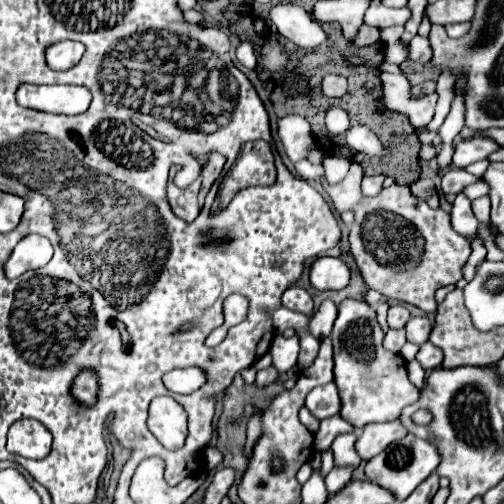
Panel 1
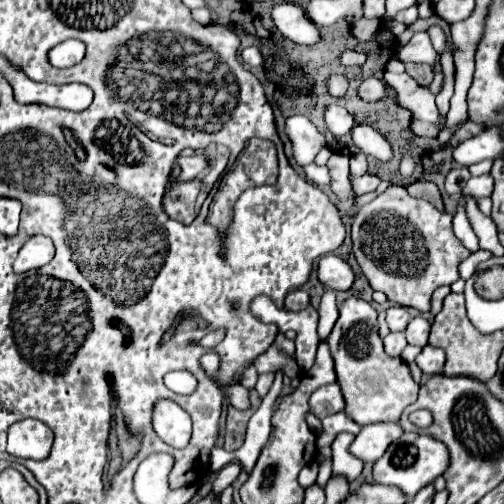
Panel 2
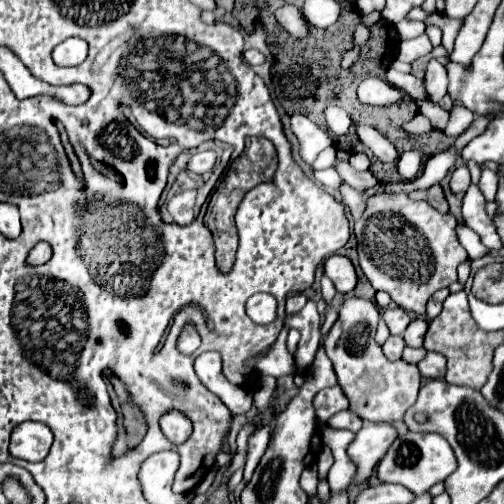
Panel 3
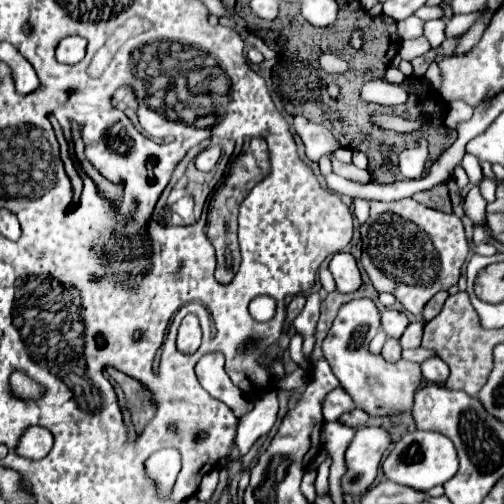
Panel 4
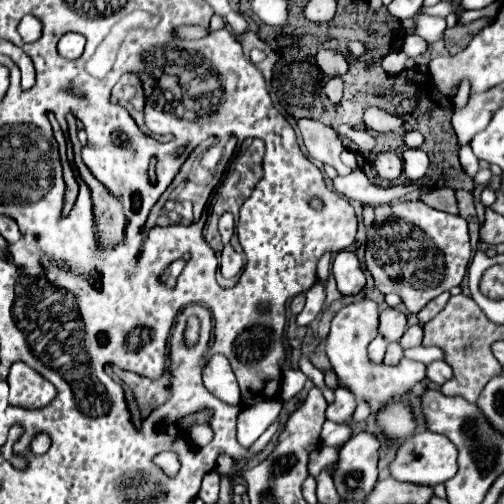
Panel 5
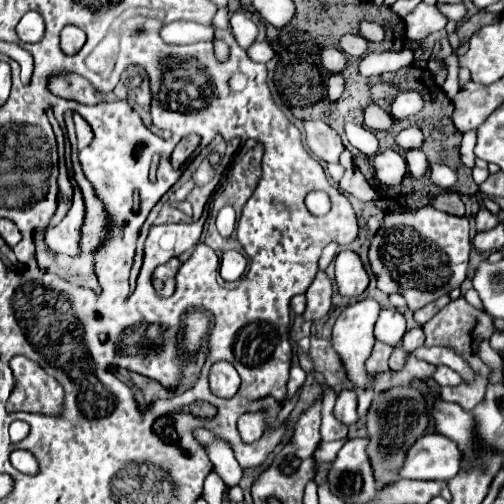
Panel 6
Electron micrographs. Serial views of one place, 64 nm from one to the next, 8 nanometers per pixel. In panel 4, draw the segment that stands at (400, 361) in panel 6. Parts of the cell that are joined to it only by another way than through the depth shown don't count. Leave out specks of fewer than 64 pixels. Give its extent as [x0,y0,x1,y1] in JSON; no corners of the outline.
[382,338,402,362]

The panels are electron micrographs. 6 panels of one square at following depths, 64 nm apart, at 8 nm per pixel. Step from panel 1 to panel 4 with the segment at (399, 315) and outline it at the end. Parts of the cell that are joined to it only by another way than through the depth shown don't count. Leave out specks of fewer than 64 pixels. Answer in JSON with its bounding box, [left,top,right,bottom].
[382,308,408,338]

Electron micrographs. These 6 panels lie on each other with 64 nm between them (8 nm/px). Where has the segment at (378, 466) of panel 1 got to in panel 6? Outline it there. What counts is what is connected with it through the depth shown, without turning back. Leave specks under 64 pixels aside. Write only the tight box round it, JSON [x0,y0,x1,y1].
[400,432,460,480]

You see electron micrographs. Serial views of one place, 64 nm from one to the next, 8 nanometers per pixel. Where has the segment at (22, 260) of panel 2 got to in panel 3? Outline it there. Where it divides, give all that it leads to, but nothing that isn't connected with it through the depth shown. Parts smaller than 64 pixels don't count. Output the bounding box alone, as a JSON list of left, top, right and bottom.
[26,242,52,266]

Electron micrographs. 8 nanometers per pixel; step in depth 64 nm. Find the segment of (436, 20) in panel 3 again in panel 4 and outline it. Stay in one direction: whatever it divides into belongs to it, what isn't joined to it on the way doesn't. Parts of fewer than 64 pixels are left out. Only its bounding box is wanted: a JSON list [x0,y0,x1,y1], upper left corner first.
[442,12,480,38]

